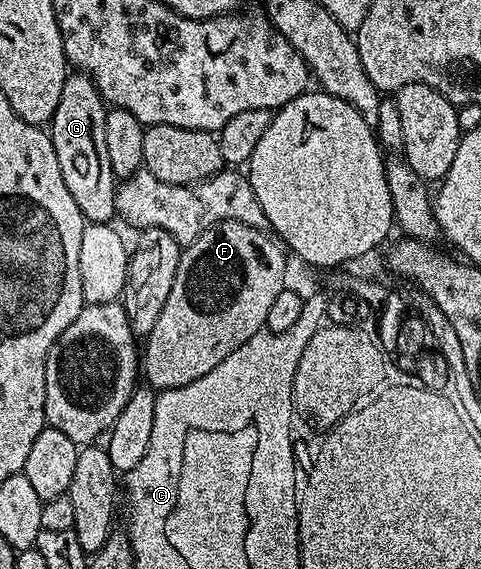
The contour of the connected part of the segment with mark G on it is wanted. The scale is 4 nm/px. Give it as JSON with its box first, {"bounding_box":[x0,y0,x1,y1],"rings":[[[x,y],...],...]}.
{"bounding_box":[50,73,118,224],"rings":[[[72,73],[62,85],[62,97],[58,97],[58,109],[54,109],[50,124],[54,153],[58,157],[58,169],[62,169],[62,181],[66,181],[66,189],[70,189],[70,197],[74,197],[74,205],[78,205],[89,224],[111,224],[117,218],[118,180],[112,171],[110,157],[106,154],[108,110],[90,76]]]}

